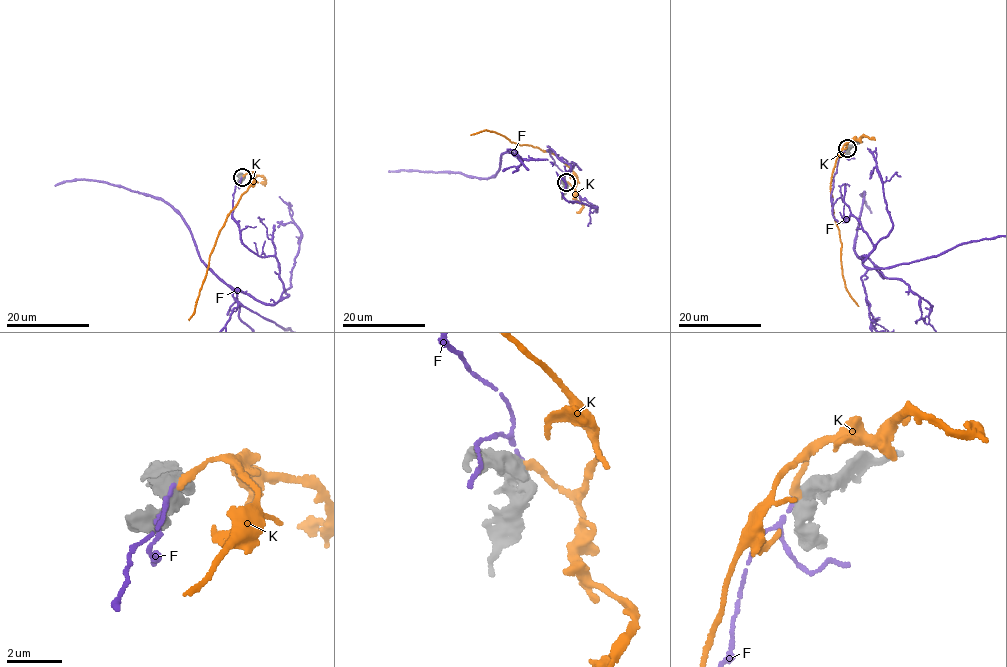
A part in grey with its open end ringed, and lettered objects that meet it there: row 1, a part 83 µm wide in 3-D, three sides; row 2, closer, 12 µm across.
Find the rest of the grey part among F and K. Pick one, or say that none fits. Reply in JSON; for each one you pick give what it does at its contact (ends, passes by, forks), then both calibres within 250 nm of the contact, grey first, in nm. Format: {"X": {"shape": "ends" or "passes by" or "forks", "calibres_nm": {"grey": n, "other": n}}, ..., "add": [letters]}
{"K": {"shape": "ends", "calibres_nm": {"grey": 600, "other": 280}}, "add": ["K"]}

